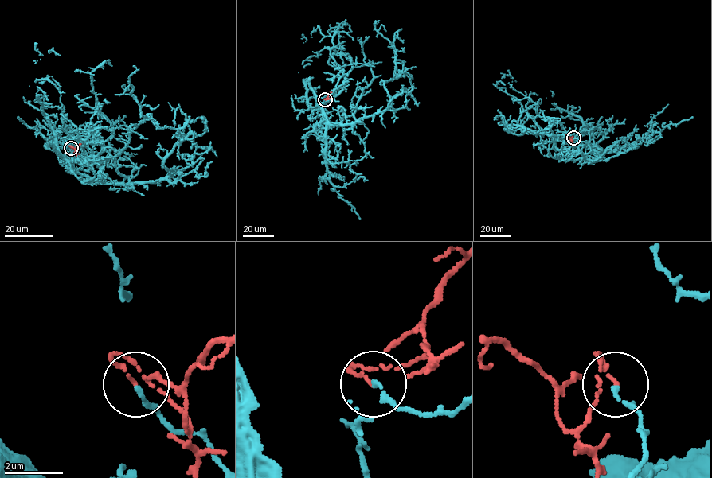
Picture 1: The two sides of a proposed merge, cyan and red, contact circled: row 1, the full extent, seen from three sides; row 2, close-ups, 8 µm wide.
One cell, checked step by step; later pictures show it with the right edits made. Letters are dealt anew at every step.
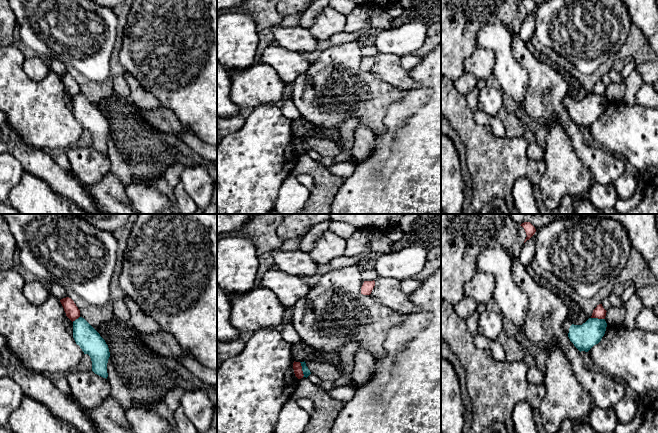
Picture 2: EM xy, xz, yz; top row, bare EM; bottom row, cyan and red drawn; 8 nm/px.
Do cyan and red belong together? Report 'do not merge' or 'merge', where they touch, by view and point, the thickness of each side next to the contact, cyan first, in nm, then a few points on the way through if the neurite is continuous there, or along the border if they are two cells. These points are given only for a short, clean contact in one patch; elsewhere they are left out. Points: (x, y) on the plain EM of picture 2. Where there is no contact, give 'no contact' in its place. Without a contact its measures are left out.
do not merge; contact xz (302, 145); calibres 60 and 70 nm; border xz (299, 138), (303, 152)

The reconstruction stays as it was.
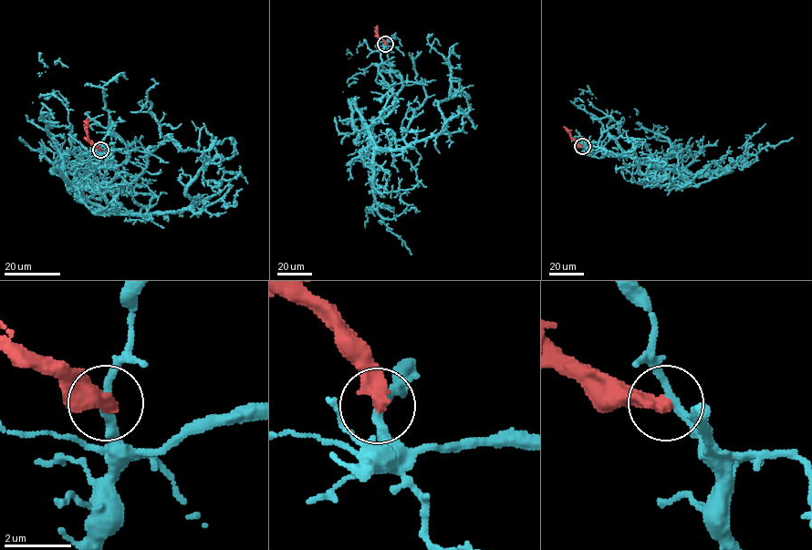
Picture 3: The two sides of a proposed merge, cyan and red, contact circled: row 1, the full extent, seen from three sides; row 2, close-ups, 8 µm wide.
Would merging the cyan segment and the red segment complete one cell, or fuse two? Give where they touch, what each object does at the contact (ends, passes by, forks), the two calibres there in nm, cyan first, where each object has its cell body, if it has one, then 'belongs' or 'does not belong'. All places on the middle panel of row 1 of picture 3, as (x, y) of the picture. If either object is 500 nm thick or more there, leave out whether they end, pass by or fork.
place (385, 44); cyan passes by; red ends; calibres 240 and 460 nm; soma cyan none; soma red none; does not belong

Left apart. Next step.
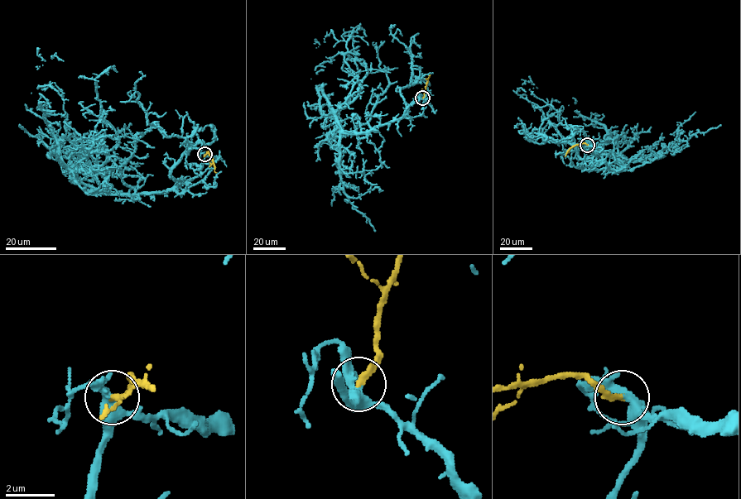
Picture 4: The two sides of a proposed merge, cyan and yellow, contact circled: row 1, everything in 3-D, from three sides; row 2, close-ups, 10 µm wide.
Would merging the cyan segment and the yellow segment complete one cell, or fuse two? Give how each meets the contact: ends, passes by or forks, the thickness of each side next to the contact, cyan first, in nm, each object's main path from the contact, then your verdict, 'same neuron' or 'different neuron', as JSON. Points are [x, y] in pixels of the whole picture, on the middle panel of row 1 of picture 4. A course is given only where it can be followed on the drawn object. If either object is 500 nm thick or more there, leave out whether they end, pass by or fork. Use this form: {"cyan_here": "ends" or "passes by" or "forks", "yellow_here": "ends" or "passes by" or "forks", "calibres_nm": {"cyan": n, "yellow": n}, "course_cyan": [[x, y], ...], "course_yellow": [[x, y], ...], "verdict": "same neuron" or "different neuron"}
{"cyan_here": "forks", "yellow_here": "ends", "calibres_nm": {"cyan": 360, "yellow": 280}, "course_cyan": [[422, 98], [367, 131], [343, 130], [336, 112], [358, 95], [366, 68], [355, 59], [331, 61], [315, 39]], "course_yellow": [[422, 98], [430, 75]], "verdict": "same neuron"}

